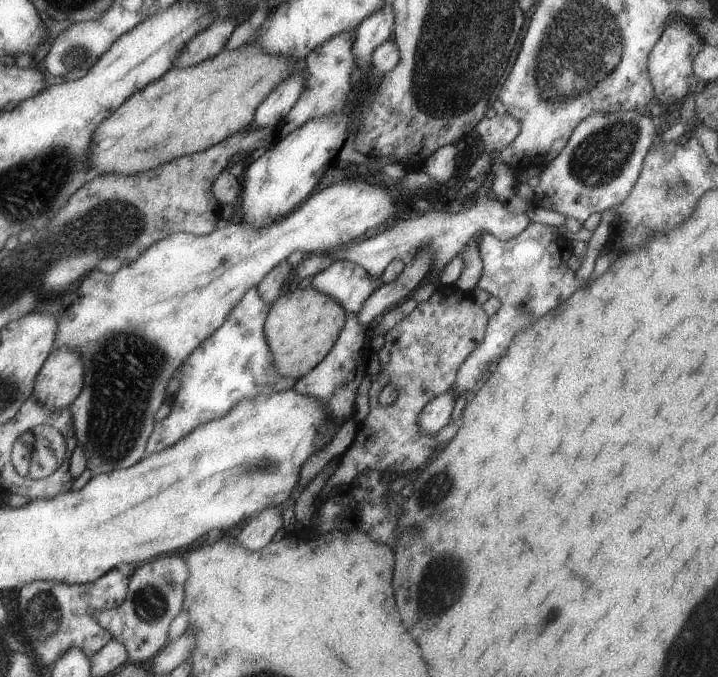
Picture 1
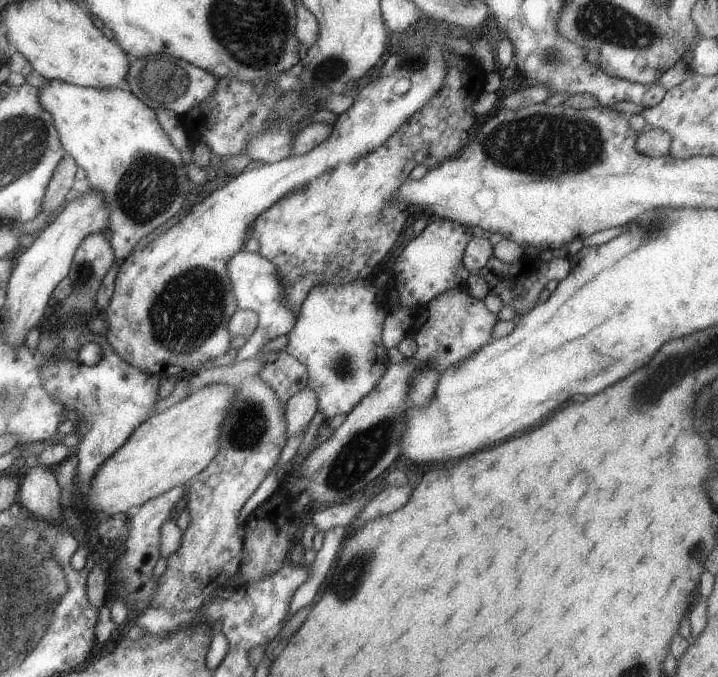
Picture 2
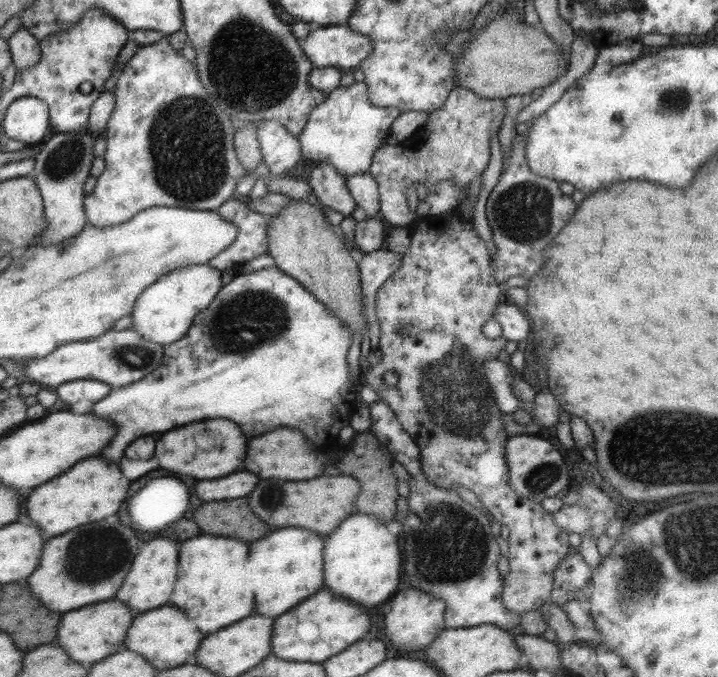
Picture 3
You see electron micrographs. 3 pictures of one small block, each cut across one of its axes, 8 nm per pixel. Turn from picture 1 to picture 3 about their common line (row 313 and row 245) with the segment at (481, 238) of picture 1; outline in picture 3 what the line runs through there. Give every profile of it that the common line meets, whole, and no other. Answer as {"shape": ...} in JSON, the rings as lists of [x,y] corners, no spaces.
{"shape":[[[517,133],[511,139],[509,155],[502,161],[503,171],[485,204],[487,224],[495,246],[495,251],[490,254],[490,272],[498,283],[509,276],[523,276],[526,279],[533,276],[545,264],[543,248],[553,236],[559,234],[575,212],[575,202],[559,190],[555,180],[529,170],[525,161],[525,142],[527,137],[523,133]]]}

